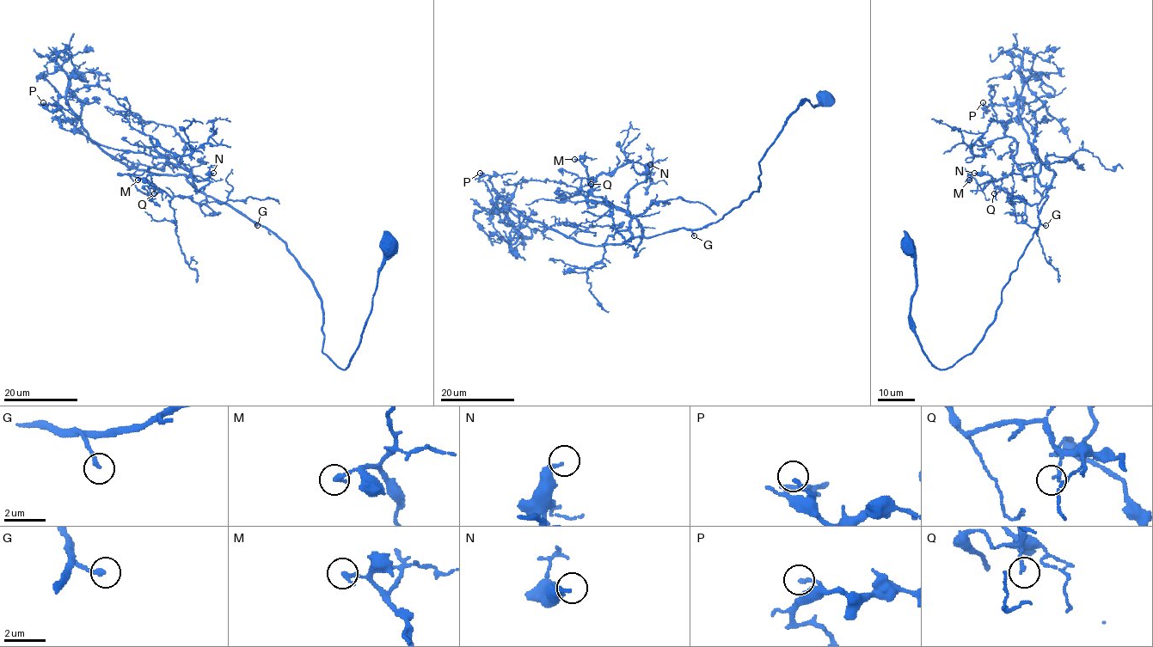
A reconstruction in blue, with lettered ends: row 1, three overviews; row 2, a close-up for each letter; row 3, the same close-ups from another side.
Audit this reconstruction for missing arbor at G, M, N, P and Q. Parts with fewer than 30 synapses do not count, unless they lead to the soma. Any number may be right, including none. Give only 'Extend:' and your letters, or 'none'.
Extend: G

